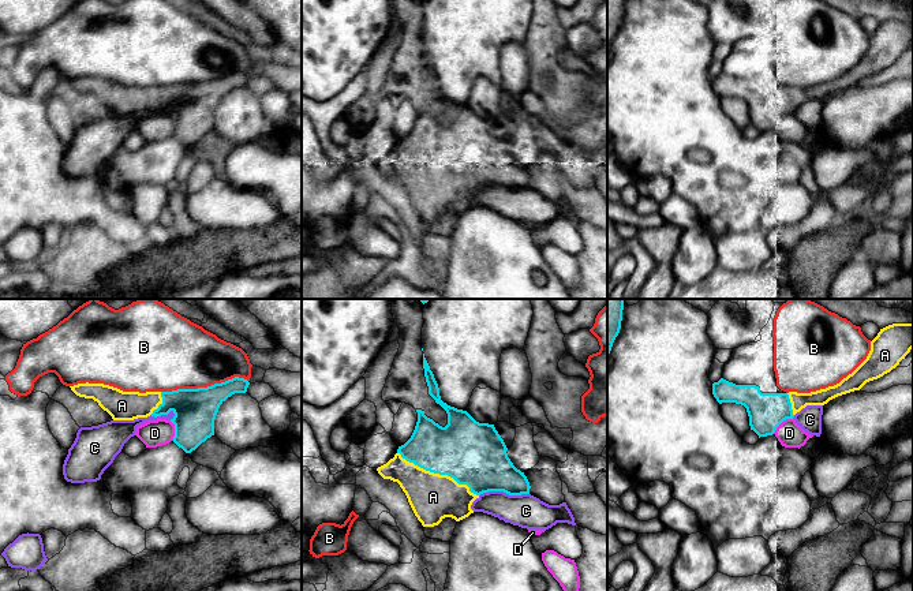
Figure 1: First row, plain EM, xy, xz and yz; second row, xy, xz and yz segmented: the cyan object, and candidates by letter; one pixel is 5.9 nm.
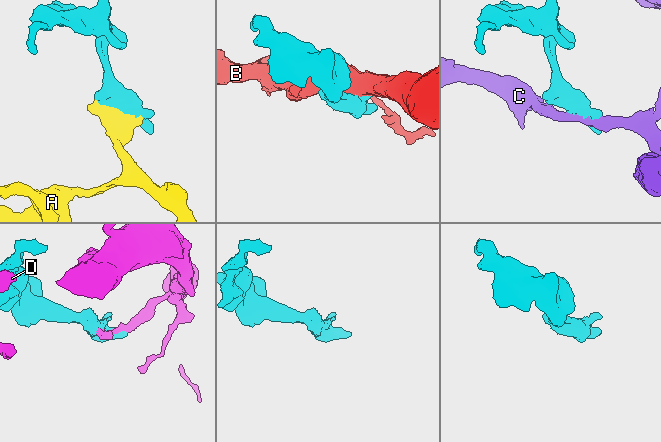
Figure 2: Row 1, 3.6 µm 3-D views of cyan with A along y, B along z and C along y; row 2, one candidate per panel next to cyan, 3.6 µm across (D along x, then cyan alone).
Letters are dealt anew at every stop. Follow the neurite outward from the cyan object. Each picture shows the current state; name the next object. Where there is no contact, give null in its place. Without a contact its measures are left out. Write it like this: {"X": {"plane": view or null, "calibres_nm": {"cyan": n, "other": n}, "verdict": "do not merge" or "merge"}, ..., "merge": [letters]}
{"A": {"plane": "xz", "calibres_nm": {"cyan": 380, "other": 280}, "verdict": "merge"}, "B": {"plane": "xy", "calibres_nm": {"cyan": 240, "other": 400}, "verdict": "do not merge"}, "C": {"plane": "xz", "calibres_nm": {"cyan": 340, "other": 200}, "verdict": "do not merge"}, "D": {"plane": "yz", "calibres_nm": {"cyan": 220, "other": 150}, "verdict": "do not merge"}, "merge": ["A"]}

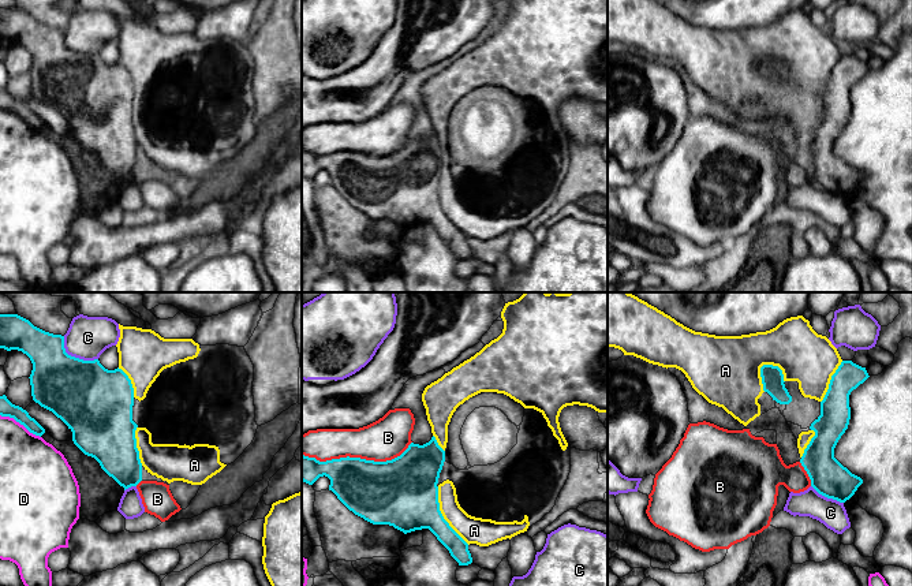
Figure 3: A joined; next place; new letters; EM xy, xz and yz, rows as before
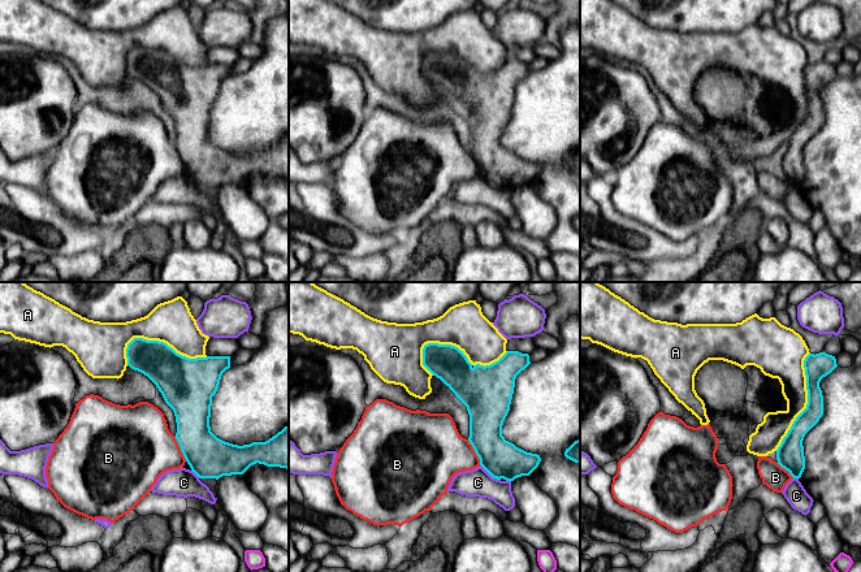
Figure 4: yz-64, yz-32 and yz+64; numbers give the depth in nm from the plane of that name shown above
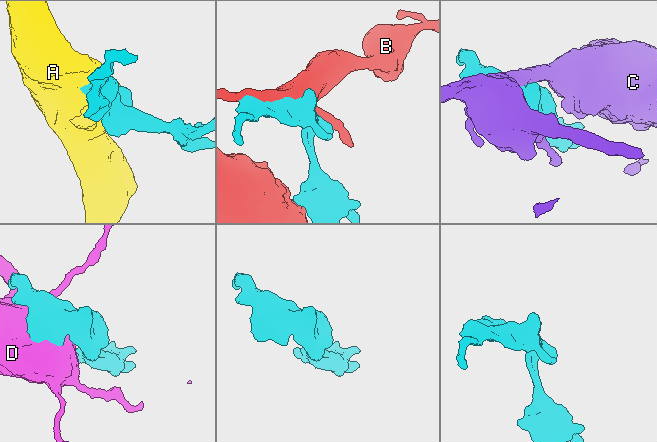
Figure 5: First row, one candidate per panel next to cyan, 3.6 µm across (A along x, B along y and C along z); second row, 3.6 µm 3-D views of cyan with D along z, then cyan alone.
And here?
{"A": {"plane": "xz", "calibres_nm": {"cyan": 400, "other": 160}, "verdict": "do not merge"}, "B": {"plane": "xz", "calibres_nm": {"cyan": 360, "other": 240}, "verdict": "do not merge"}, "C": {"plane": "xy", "calibres_nm": {"cyan": 400, "other": 240}, "verdict": "do not merge"}, "D": {"plane": "xy", "calibres_nm": {"cyan": 90, "other": 340}, "verdict": "do not merge"}, "merge": []}

